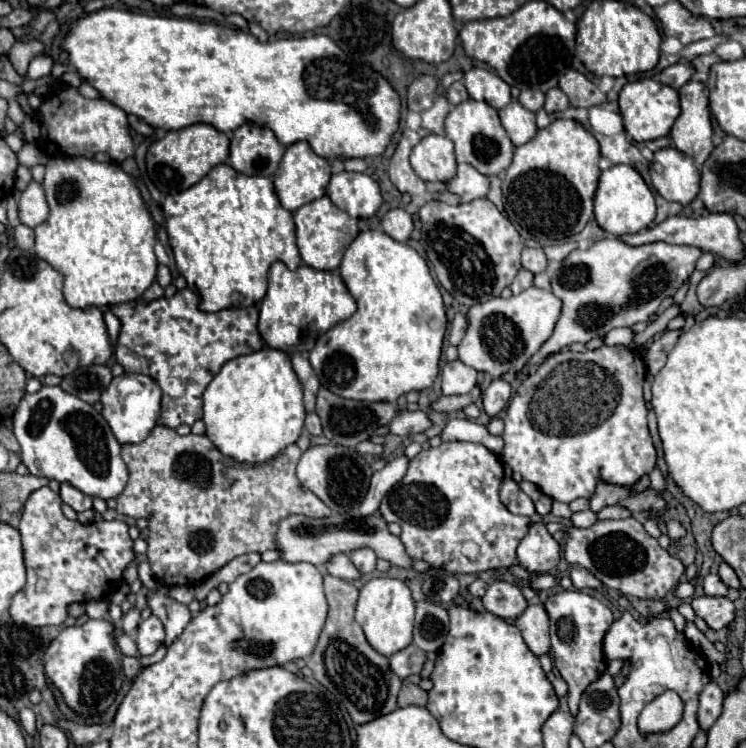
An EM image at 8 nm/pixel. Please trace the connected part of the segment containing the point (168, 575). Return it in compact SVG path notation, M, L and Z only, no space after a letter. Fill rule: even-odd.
M155 426L143 442L123 444L121 454L129 468L129 482L117 498L117 512L135 520L149 520L147 558L155 578L165 586L195 584L223 568L235 556L275 550L277 526L293 514L303 514L307 518L331 516L327 504L323 504L313 492L305 490L295 476L295 466L303 454L297 444L287 446L281 454L263 464L237 464L223 456L207 436L179 436L167 426Z

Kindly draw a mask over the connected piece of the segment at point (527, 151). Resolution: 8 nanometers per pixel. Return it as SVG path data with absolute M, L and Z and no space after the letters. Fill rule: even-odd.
M555 120L547 128L537 130L535 138L515 150L513 164L509 166L503 178L503 196L505 196L505 212L509 220L521 228L527 228L529 234L541 244L549 244L555 240L565 240L573 234L579 234L585 224L593 218L593 196L599 182L599 142L591 132L587 132L575 120Z

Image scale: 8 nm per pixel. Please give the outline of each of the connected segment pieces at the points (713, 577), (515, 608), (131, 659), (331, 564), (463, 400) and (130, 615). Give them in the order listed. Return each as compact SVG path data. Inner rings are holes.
M707 574L703 580L703 588L707 596L727 596L727 586L717 574Z
M495 582L487 588L487 594L481 598L483 608L499 618L517 618L527 606L521 590L509 582Z
M123 656L123 672L125 672L125 676L129 680L133 680L139 670L141 670L139 658L135 658L135 656Z
M335 554L325 564L325 572L329 572L331 576L337 576L337 578L343 578L343 580L357 580L361 576L361 572L353 566L353 562L349 560L347 554Z
M475 386L469 394L463 396L443 396L433 404L435 412L455 412L455 410L463 410L465 406L469 406L471 402L475 402L481 396L481 388Z
M131 608L131 610L123 616L121 626L123 626L123 630L129 634L129 632L133 632L133 630L139 626L139 622L141 622L141 612L139 612L137 608Z

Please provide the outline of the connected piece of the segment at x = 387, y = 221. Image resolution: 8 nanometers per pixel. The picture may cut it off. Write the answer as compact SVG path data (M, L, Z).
M393 208L393 210L389 210L389 212L383 216L381 228L383 228L383 232L387 232L393 240L397 240L397 242L407 242L415 226L413 226L411 214L407 214L403 208Z

